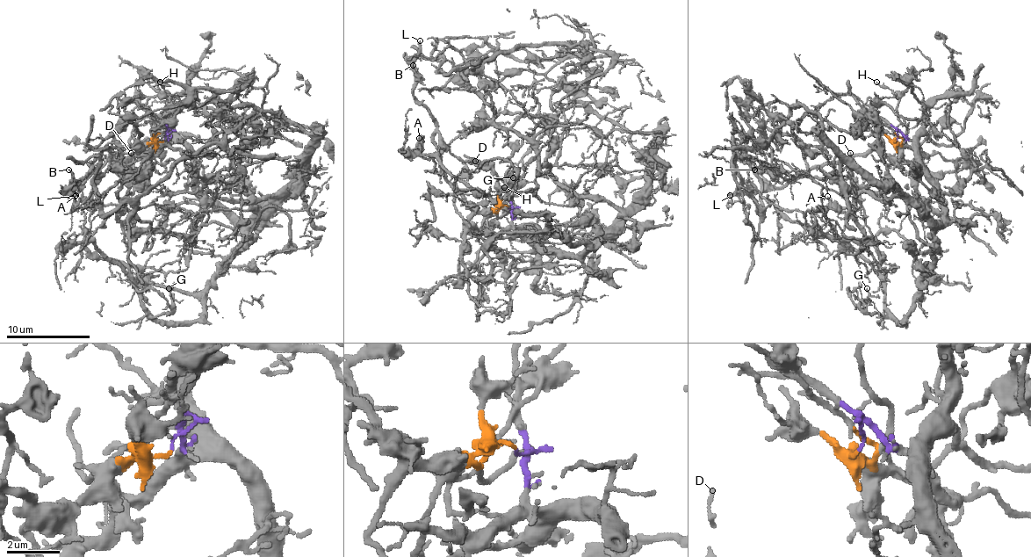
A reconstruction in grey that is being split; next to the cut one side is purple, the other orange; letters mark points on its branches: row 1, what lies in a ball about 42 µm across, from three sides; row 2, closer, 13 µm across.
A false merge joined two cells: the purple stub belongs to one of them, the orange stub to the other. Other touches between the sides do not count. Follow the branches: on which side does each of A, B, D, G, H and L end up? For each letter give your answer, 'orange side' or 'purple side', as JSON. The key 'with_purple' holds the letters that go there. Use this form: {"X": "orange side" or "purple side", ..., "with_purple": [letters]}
{"A": "orange side", "B": "orange side", "D": "orange side", "G": "purple side", "H": "orange side", "L": "orange side", "with_purple": ["G"]}

